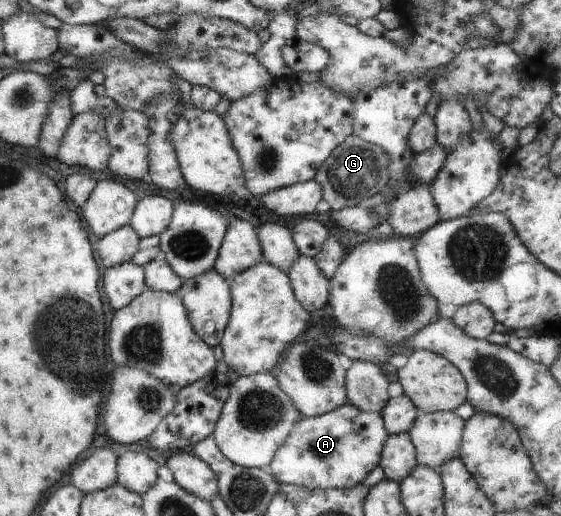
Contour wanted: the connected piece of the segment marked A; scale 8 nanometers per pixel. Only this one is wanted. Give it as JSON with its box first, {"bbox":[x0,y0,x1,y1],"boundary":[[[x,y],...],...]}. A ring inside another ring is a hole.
{"bbox":[266,401,388,489],"boundary":[[[345,401],[325,414],[296,420],[266,469],[277,483],[308,489],[350,489],[376,468],[388,436],[379,414],[362,412]]]}

